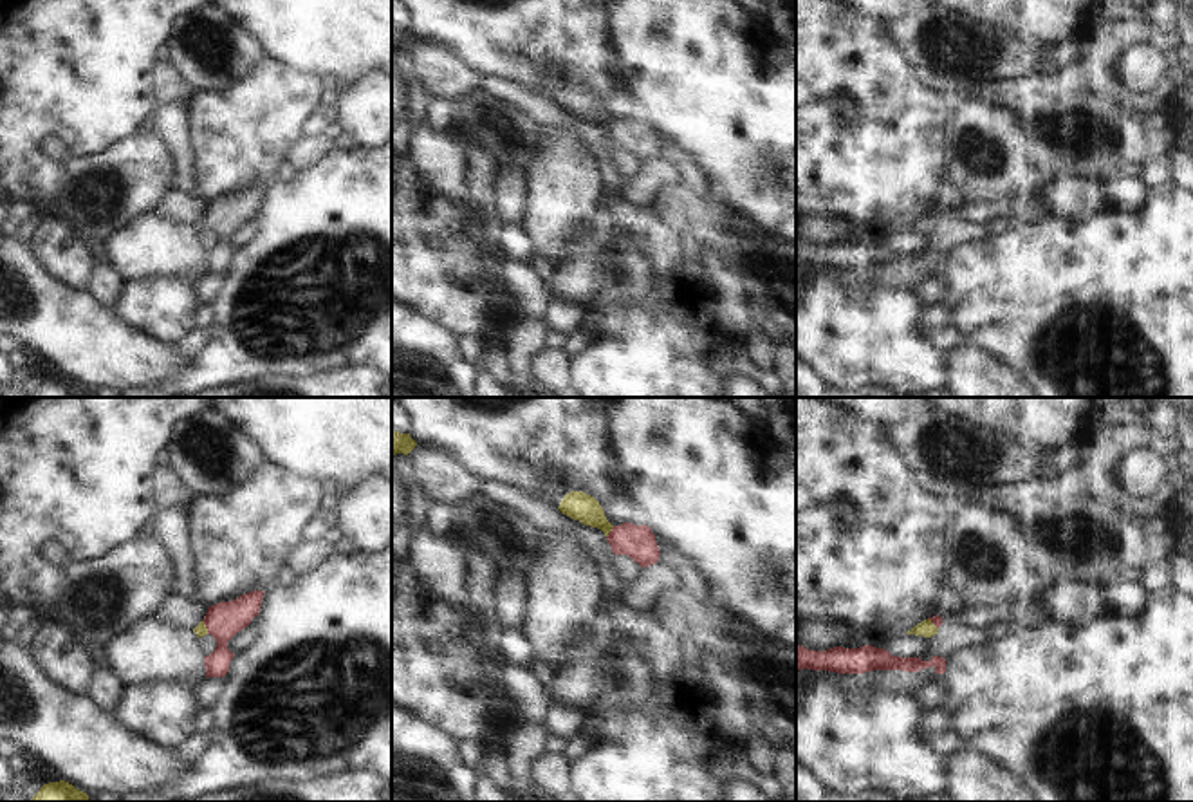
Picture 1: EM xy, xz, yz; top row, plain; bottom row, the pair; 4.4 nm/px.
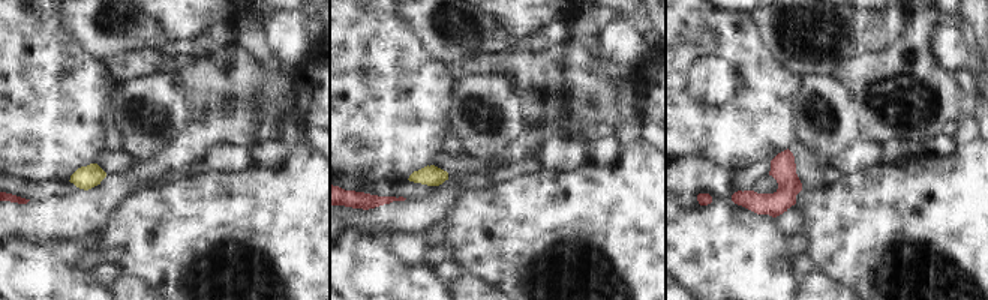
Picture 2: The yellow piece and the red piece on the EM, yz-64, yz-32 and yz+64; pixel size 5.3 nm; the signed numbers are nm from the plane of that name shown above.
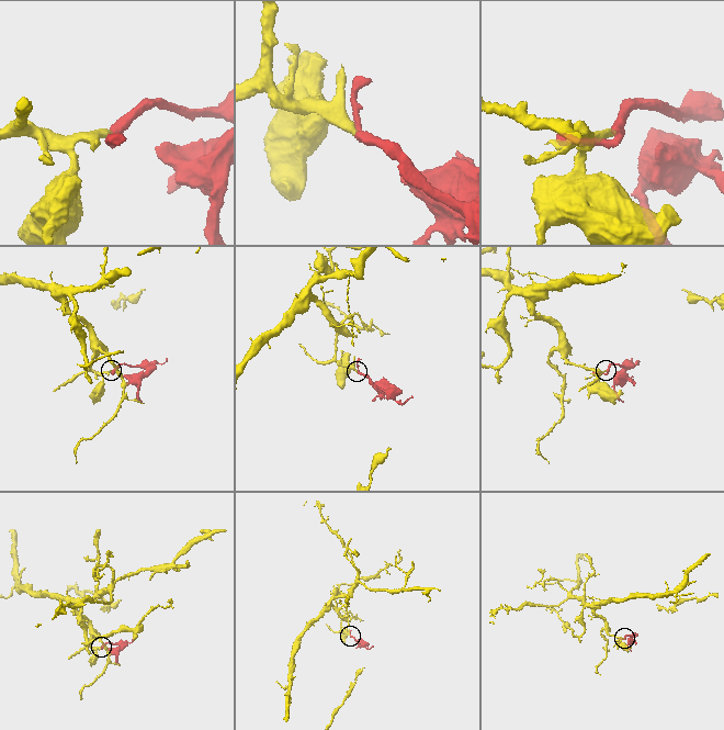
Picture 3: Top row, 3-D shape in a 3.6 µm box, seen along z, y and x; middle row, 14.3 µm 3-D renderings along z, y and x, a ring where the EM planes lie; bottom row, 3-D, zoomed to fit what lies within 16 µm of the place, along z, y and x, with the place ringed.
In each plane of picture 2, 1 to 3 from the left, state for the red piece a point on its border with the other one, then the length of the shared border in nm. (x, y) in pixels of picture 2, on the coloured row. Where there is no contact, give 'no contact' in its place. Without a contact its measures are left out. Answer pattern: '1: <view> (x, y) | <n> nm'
1: no contact
2: no contact
3: no contact

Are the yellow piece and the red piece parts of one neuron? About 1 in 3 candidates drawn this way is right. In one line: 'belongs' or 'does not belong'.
belongs

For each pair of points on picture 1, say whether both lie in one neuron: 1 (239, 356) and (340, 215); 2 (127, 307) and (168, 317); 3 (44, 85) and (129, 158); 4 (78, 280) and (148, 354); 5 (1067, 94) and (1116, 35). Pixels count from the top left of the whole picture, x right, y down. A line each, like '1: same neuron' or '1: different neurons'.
1: same neuron
2: same neuron
3: different neurons
4: different neurons
5: same neuron

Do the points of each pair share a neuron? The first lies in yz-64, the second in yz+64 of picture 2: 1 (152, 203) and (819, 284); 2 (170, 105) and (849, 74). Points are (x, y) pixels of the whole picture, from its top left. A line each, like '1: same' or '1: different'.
1: different
2: different

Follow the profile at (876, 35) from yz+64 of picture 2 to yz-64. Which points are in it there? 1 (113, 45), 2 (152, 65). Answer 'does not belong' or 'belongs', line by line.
1: belongs
2: does not belong

